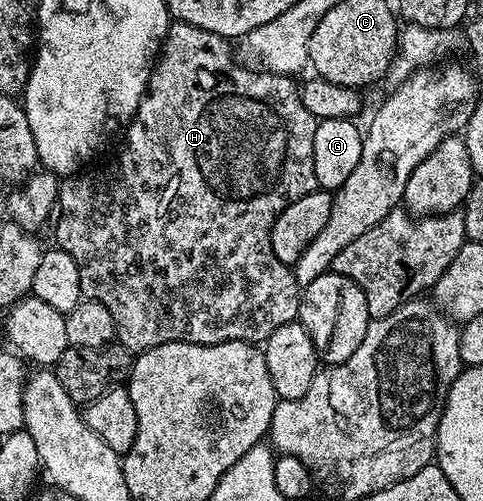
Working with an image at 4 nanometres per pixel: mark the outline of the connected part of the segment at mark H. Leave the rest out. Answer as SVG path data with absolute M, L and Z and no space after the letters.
M175 21L167 30L163 48L147 80L147 94L126 126L127 146L119 162L112 167L111 173L80 171L59 182L54 244L73 255L73 263L77 263L77 275L81 275L84 298L102 303L108 309L109 315L113 315L118 344L124 345L132 355L174 341L194 345L216 345L226 341L263 343L269 335L273 335L273 331L277 331L277 327L285 327L285 323L296 320L299 315L301 286L295 278L294 268L281 263L281 259L277 259L273 253L271 228L277 215L281 215L289 203L297 203L297 199L305 199L305 195L319 188L317 171L313 171L313 135L319 121L305 108L305 103L301 103L300 86L294 76L268 73L255 67L238 69L227 45L230 44L226 37L219 37L216 33L193 27L184 21Z

